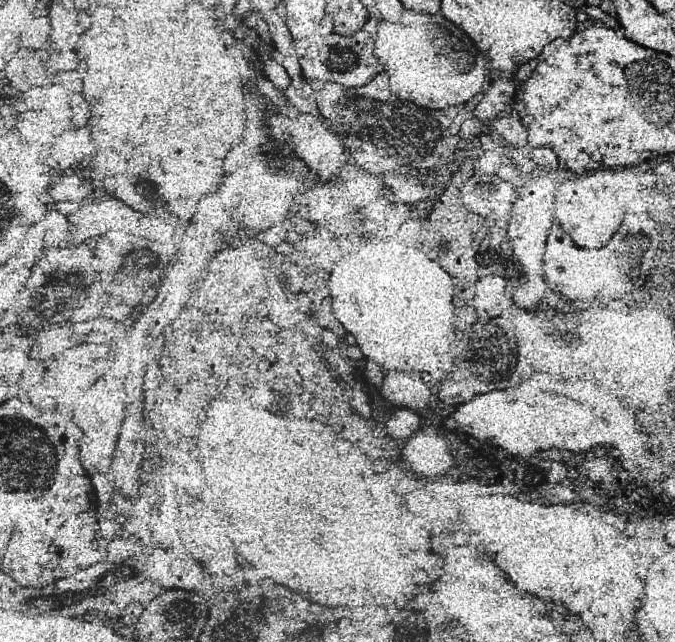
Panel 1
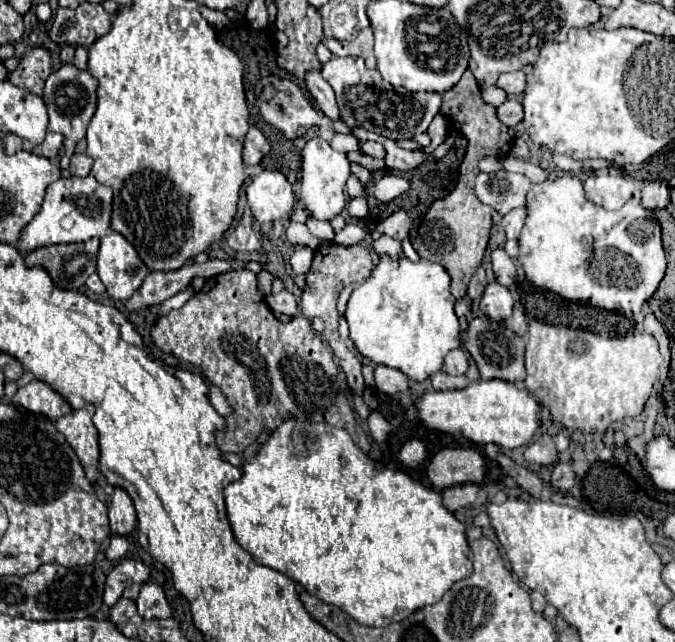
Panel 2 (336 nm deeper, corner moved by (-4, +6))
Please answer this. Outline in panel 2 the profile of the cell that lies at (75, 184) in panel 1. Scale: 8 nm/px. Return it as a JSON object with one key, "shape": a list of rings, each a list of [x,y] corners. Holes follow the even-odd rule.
{"shape":[[[74,153],[70,159],[70,173],[78,177],[86,177],[92,169],[92,159],[86,153]]]}

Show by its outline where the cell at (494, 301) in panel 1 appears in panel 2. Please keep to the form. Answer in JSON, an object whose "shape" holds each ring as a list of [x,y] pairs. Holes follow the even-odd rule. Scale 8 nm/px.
{"shape":[[[496,281],[488,283],[480,301],[480,311],[492,321],[506,321],[512,315],[512,307],[514,295]]]}

